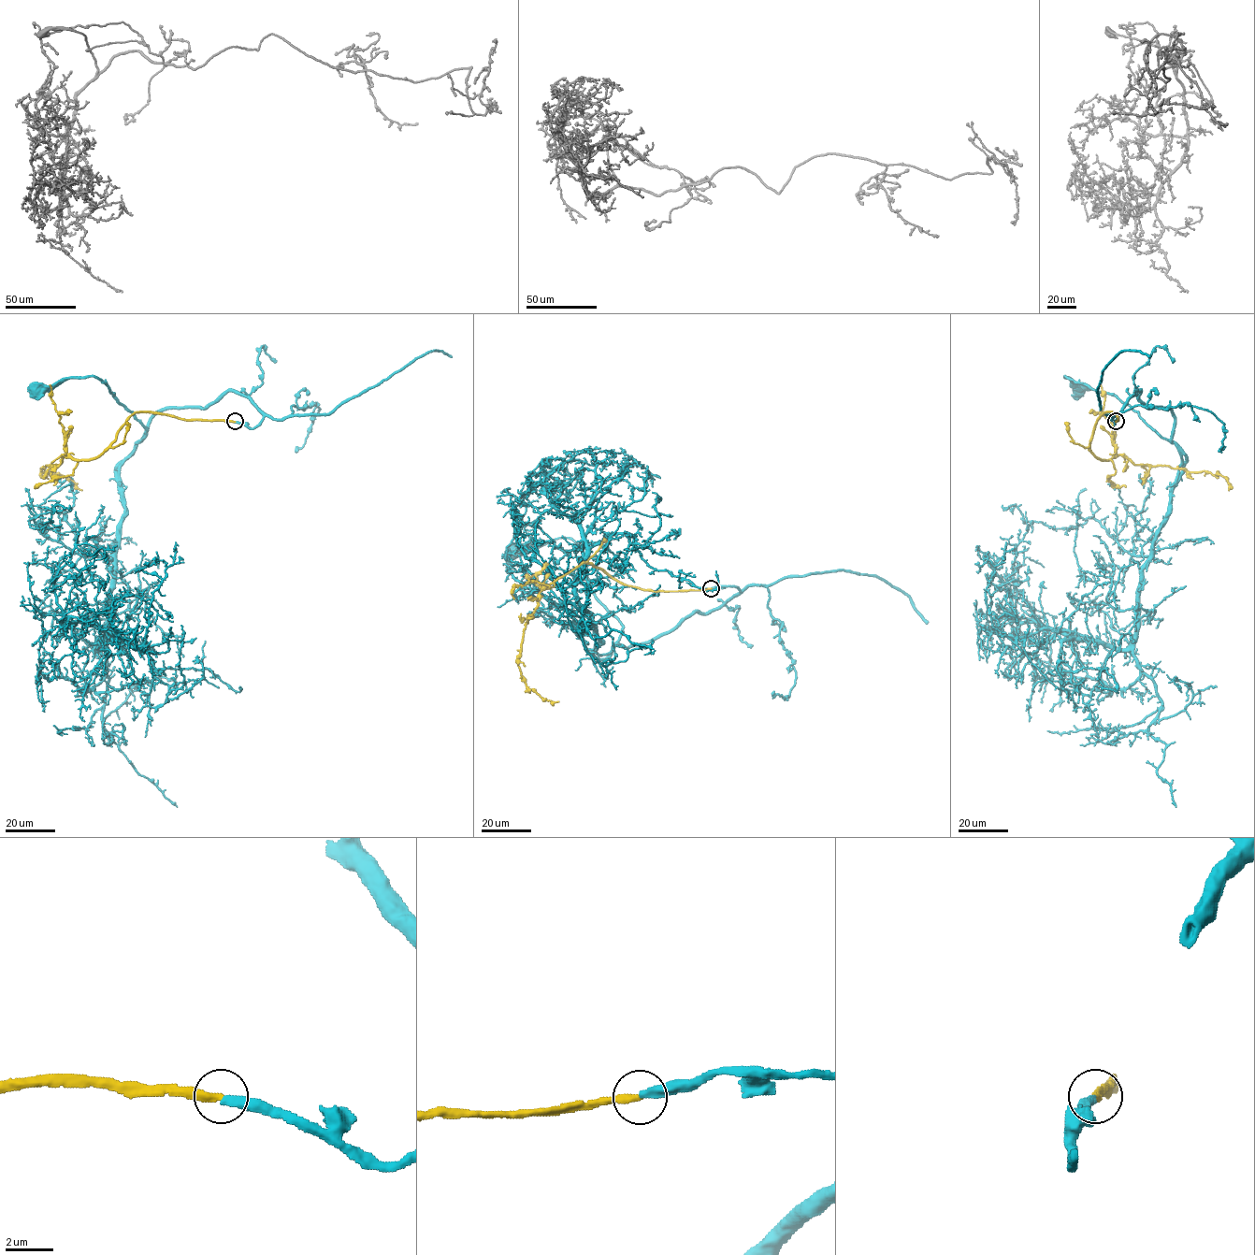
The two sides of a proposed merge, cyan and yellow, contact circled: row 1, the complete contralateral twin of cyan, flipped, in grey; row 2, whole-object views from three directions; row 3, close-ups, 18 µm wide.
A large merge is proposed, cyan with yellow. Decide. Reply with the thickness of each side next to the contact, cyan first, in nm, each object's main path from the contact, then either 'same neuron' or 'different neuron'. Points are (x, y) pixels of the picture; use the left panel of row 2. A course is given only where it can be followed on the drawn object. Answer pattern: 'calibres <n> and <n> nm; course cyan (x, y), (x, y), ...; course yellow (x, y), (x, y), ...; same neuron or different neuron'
calibres 380 and 320 nm; course cyan (235, 421), (263, 415), (225, 391), (161, 410), (141, 439), (95, 377), (38, 390); course yellow (235, 421), (135, 411), (97, 456), (72, 459), (63, 455), (59, 465), (41, 471), (69, 478), (82, 490); same neuron

